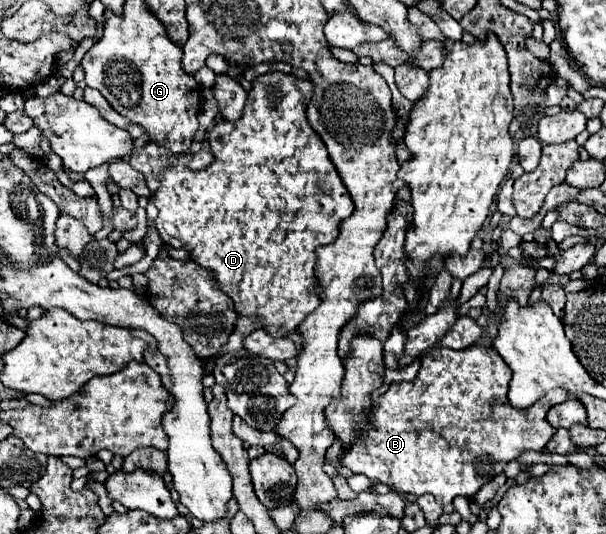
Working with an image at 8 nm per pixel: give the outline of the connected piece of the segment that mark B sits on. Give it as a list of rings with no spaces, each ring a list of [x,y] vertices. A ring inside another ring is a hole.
[[[472,345],[472,347],[466,347],[462,351],[454,351],[454,349],[446,349],[446,347],[432,347],[430,351],[426,351],[422,355],[422,363],[420,363],[420,371],[416,375],[414,381],[410,383],[392,383],[390,389],[378,397],[374,409],[370,411],[368,419],[364,419],[362,423],[362,429],[360,429],[360,435],[356,437],[356,441],[346,447],[342,451],[342,465],[348,467],[350,471],[354,473],[364,473],[368,479],[376,479],[380,483],[388,483],[390,487],[394,487],[396,491],[400,493],[412,493],[412,495],[424,495],[424,493],[432,493],[436,497],[436,501],[440,505],[446,505],[450,503],[456,495],[462,495],[462,497],[474,497],[476,491],[480,487],[484,487],[490,479],[494,479],[498,473],[502,473],[504,465],[512,459],[516,459],[522,451],[528,451],[528,449],[534,449],[534,451],[542,451],[546,447],[546,443],[550,441],[550,437],[556,433],[556,429],[546,421],[546,413],[552,405],[558,405],[558,403],[564,403],[570,395],[566,389],[552,389],[546,397],[542,397],[540,401],[536,401],[532,407],[528,409],[518,409],[518,407],[512,407],[508,403],[509,382],[511,380],[512,371],[504,361],[502,357],[492,349],[492,347],[480,347],[480,345]]]

